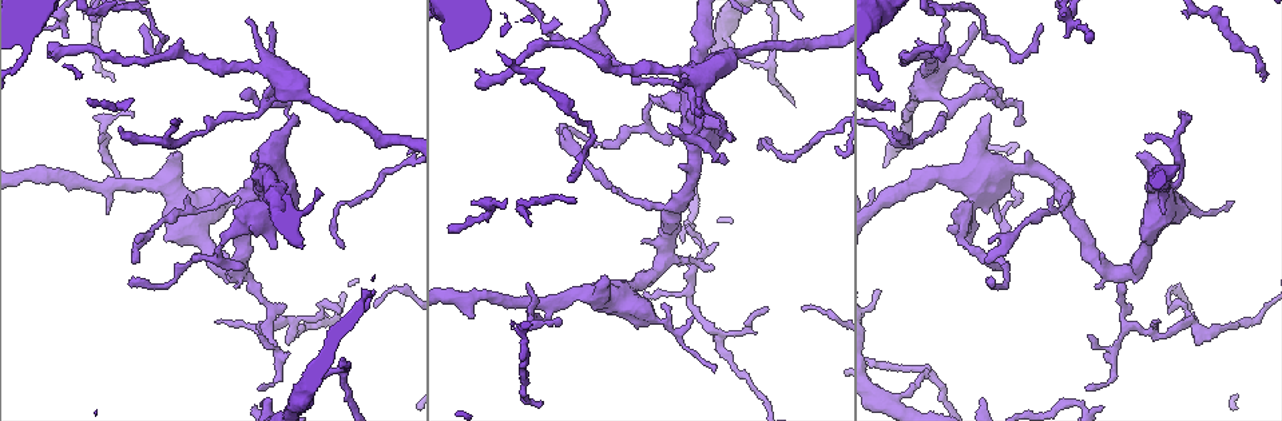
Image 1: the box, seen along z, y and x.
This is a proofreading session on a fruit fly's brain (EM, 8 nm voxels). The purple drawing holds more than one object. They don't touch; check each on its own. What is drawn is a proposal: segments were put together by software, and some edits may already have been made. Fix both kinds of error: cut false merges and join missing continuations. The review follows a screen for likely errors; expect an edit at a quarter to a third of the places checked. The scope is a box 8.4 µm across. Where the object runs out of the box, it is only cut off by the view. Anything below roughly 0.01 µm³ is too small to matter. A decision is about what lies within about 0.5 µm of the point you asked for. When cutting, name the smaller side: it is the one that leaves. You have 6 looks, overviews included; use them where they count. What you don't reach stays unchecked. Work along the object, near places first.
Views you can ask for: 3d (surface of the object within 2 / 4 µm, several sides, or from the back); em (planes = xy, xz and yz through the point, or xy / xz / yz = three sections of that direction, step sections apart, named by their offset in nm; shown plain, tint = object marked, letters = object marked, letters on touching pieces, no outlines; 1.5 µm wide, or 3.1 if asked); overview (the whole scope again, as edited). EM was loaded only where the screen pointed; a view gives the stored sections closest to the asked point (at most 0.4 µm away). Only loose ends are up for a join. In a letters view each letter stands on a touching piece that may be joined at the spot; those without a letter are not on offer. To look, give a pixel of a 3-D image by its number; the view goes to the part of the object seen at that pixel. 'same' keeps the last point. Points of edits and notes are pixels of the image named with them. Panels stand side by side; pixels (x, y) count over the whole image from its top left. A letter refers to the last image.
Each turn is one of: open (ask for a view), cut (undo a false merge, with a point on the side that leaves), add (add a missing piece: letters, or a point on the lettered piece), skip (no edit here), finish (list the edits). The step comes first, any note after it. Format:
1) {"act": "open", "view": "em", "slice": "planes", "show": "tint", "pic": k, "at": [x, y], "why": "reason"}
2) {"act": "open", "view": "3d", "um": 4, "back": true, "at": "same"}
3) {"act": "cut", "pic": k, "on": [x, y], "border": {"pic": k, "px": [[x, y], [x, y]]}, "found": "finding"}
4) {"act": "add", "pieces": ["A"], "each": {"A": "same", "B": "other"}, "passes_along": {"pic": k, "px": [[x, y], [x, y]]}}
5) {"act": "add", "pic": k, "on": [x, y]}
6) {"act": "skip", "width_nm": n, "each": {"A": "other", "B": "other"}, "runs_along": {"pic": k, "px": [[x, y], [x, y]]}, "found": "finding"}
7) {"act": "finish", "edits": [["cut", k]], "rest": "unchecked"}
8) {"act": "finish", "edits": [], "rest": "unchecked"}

{"act": "open", "view": "em", "slice": "xy", "step": 8, "show": "tint", "pic": 1, "at": [242, 98]}

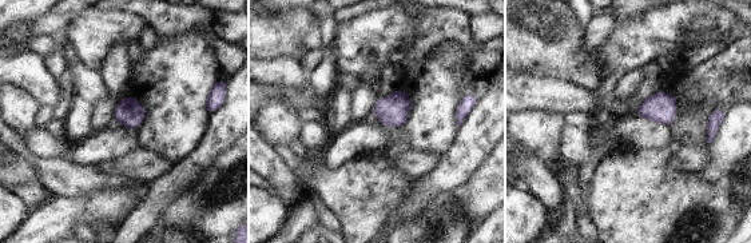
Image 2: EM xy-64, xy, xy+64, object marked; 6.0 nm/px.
{"act": "open", "view": "em", "slice": "xy", "step": 8, "show": "letters", "at": "same"}

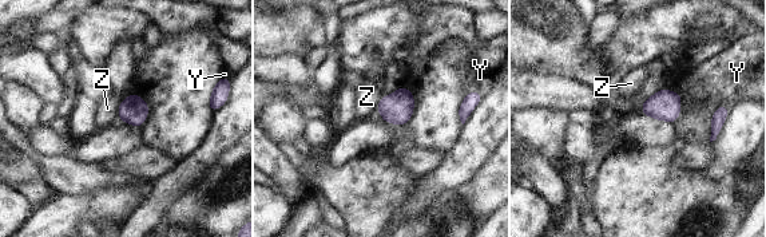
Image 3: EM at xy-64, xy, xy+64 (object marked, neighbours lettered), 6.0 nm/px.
{"act": "skip", "longest_contact_nm": ["Y", 130], "each": {"Y": "other", "Z": "other"}, "border": {"pic": 3, "px": [[123, 99], [116, 114]]}, "found": "no lettered piece goes on from it"}

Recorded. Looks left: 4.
{"act": "open", "view": "em", "slice": "xy", "step": 8, "show": "letters", "pic": 1, "at": [1167, 313], "why": "free end"}

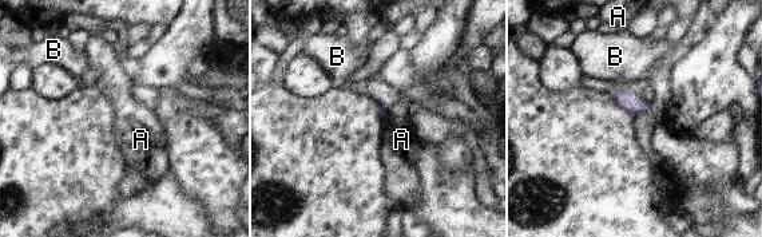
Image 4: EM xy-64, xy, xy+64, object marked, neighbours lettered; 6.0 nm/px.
{"act": "open", "view": "em", "slice": "planes", "show": "letters", "at": "same"}

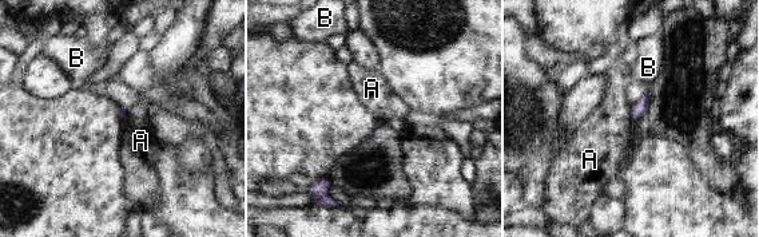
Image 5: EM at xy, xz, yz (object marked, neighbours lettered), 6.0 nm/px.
{"act": "skip", "each": {"A": "other", "B": "other"}, "border": {"pic": 5, "px": [[630, 107], [631, 113]]}, "found": "none of them fits"}

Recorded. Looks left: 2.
{"act": "open", "view": "3d", "um": 4, "pic": 1, "at": [240, 274], "why": "three arms meet"}

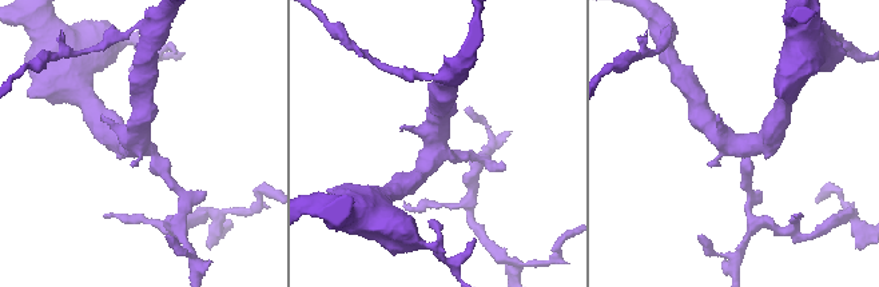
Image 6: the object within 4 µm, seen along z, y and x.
{"act": "open", "view": "em", "slice": "xz", "step": 8, "show": "letters", "pic": 6, "at": [435, 147], "why": "shape alone is not enough"}

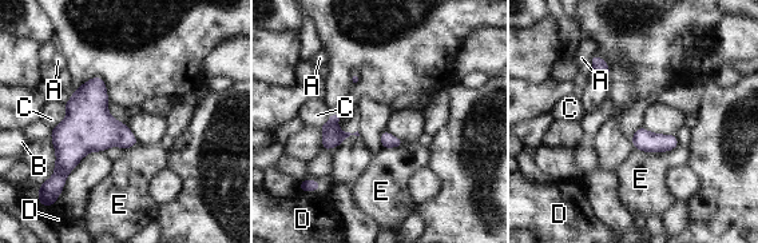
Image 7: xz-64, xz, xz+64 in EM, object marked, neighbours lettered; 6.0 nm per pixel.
{"act": "skip", "each": {"A": "other", "B": "other", "C": "other", "D": "other", "E": "other"}, "border": {"pic": 7, "px": [[64, 104], [66, 116], [51, 128]]}, "found": "continuous, no second neuron"}

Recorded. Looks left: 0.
{"act": "finish", "edits": [], "rest": "unchecked"}

